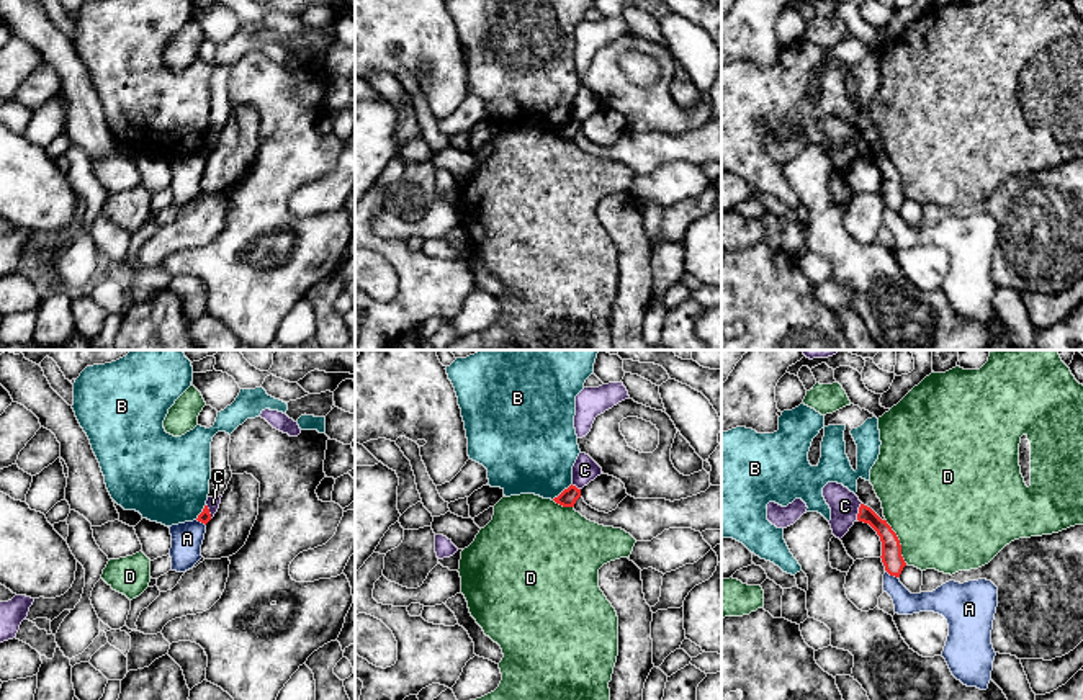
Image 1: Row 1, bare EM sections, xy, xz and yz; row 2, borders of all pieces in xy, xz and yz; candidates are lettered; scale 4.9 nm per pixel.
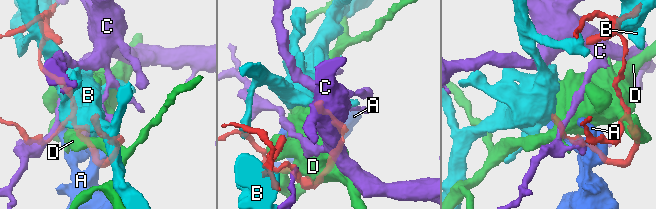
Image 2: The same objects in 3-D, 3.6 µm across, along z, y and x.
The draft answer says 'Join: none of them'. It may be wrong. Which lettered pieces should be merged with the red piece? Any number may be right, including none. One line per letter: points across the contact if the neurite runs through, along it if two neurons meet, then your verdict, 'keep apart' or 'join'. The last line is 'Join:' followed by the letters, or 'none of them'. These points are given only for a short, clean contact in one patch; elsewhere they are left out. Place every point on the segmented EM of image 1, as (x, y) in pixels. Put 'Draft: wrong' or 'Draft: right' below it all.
A: keep apart
B: keep apart
C: border yz (861, 502), (856, 519); keep apart
D: keep apart
Join: none of them
Draft: right

